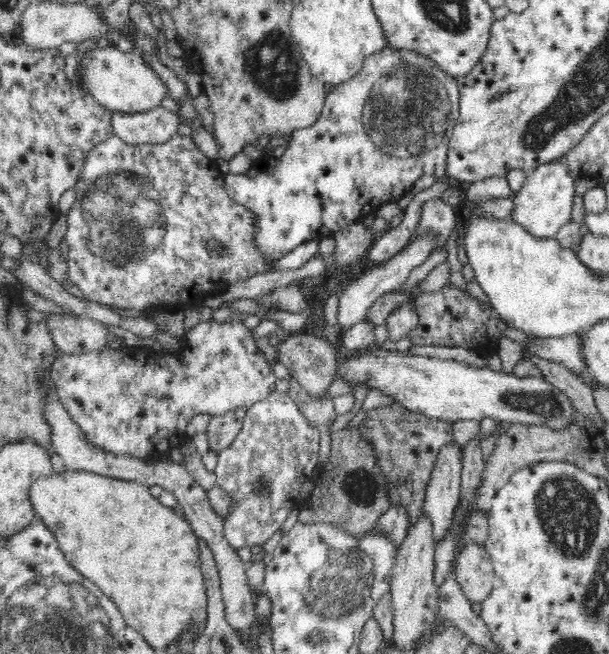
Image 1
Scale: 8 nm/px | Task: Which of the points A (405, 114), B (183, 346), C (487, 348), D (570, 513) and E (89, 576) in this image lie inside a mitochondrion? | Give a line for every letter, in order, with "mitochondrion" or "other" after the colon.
A: mitochondrion
B: other
C: other
D: mitochondrion
E: mitochondrion

